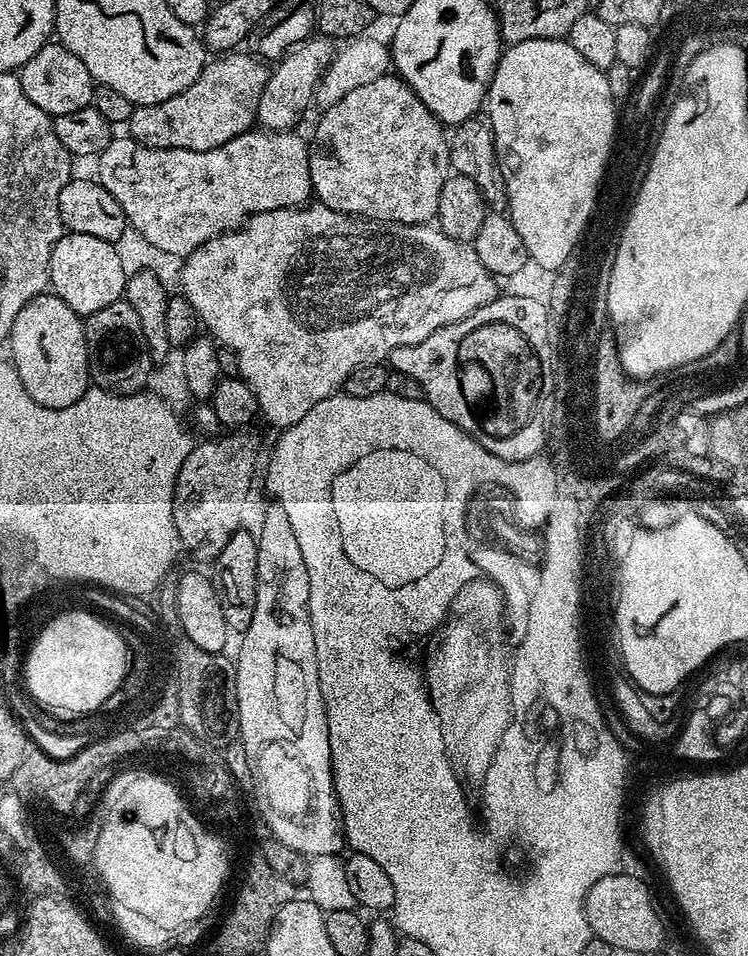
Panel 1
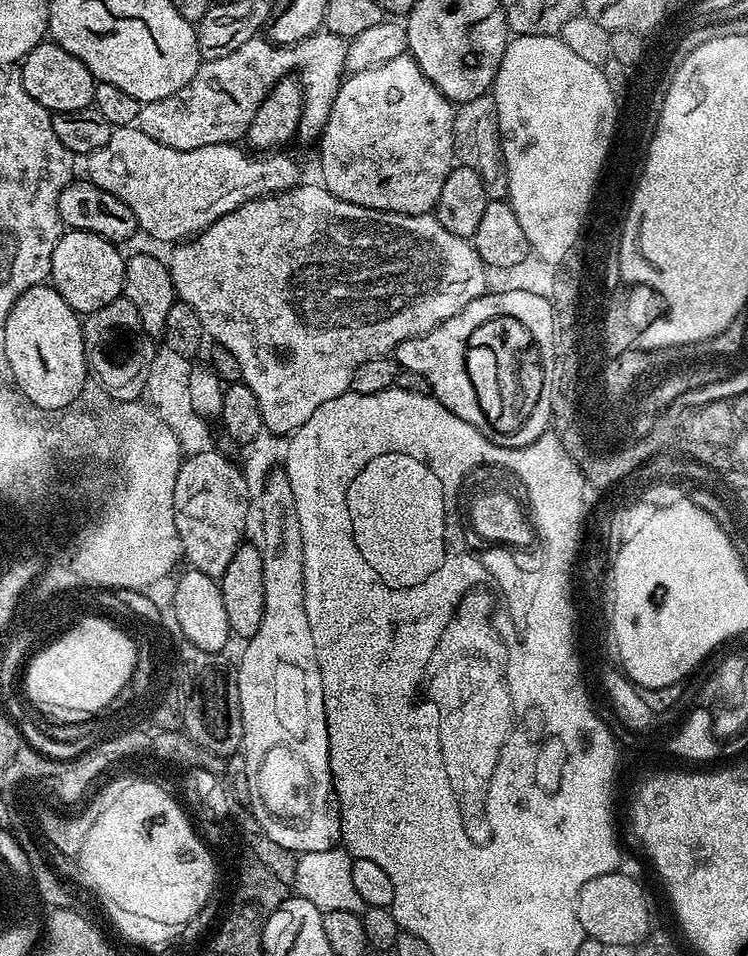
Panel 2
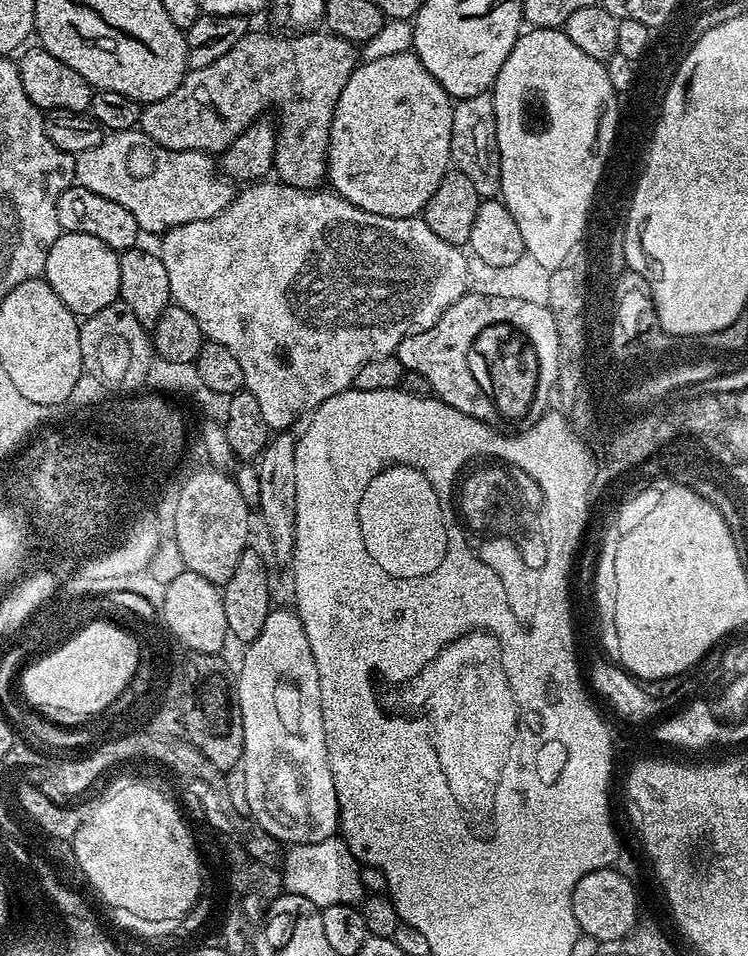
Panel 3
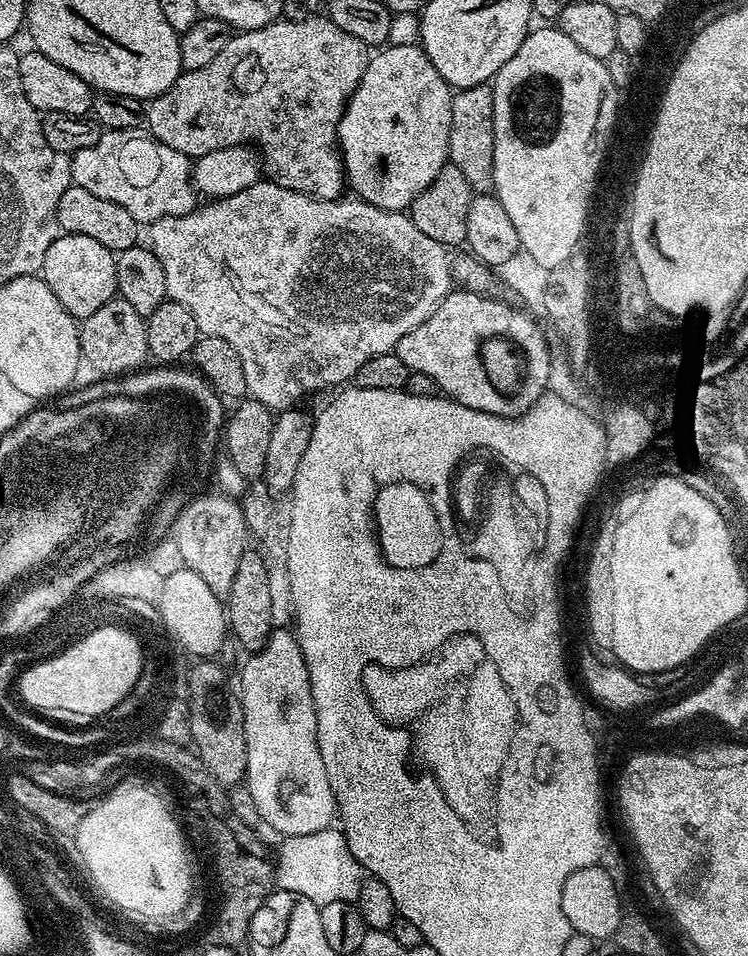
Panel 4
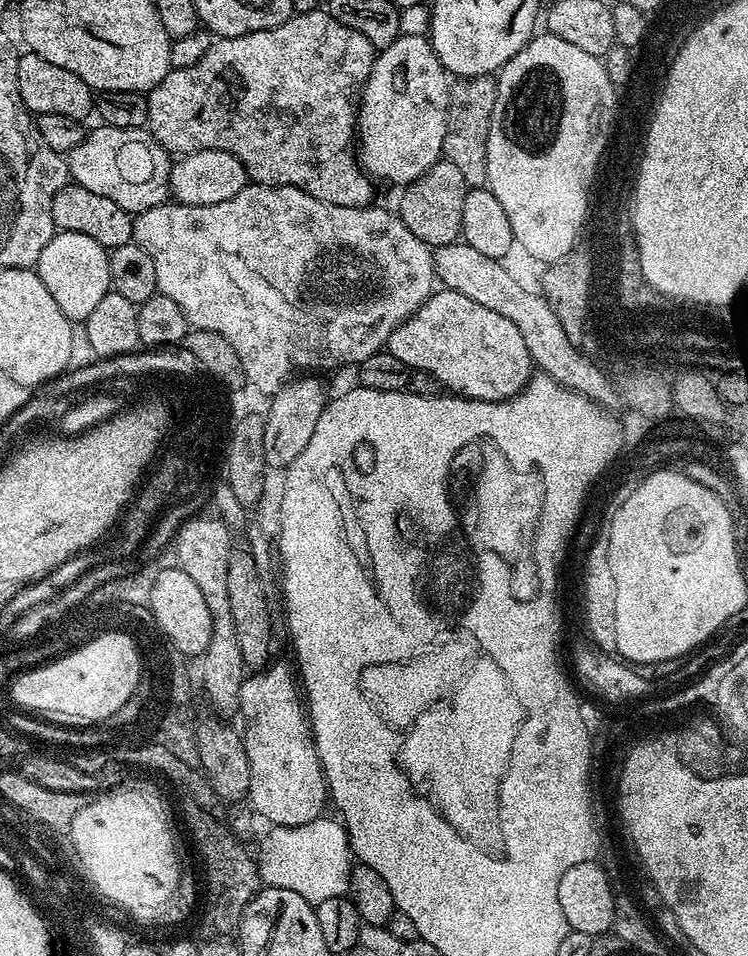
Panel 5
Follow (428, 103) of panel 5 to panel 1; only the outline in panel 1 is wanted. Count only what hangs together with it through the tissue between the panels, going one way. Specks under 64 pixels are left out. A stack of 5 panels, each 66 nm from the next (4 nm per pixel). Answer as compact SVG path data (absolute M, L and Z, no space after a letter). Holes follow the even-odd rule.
M387 74L375 78L374 82L369 82L366 86L361 86L351 91L341 101L335 102L329 108L323 109L319 114L321 115L320 121L316 124L316 133L310 136L312 145L308 153L312 190L315 199L319 203L330 206L339 212L344 212L348 216L362 216L369 220L383 220L389 224L427 224L436 220L438 198L442 198L442 186L447 182L450 175L450 165L448 162L448 142L450 136L446 131L445 125L441 124L425 108L424 103L412 93L412 89L399 76Z

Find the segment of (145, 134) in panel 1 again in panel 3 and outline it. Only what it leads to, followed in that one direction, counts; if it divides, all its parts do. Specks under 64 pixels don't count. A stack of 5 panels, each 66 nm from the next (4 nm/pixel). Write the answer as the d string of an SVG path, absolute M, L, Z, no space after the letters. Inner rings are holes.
M256 30L249 31L247 36L240 39L238 46L234 46L234 50L230 50L230 54L222 54L222 58L218 58L218 62L210 62L210 66L193 68L185 72L184 81L180 83L178 90L174 90L174 94L166 94L166 98L147 105L140 113L139 131L147 134L155 144L160 144L162 147L169 148L170 150L223 154L236 141L238 134L242 134L257 118L263 117L267 113L264 112L267 108L280 108L278 143L276 145L276 162L274 165L275 175L280 175L277 177L279 183L282 184L289 184L295 188L303 188L305 190L319 189L325 183L328 175L328 143L330 142L330 126L334 118L334 110L338 106L338 98L342 94L342 90L346 86L350 74L356 69L358 48L351 40L343 40L342 37L334 36L327 30L318 31L320 30L304 30L299 34L292 34L296 36L267 36L264 32L256 32Z

